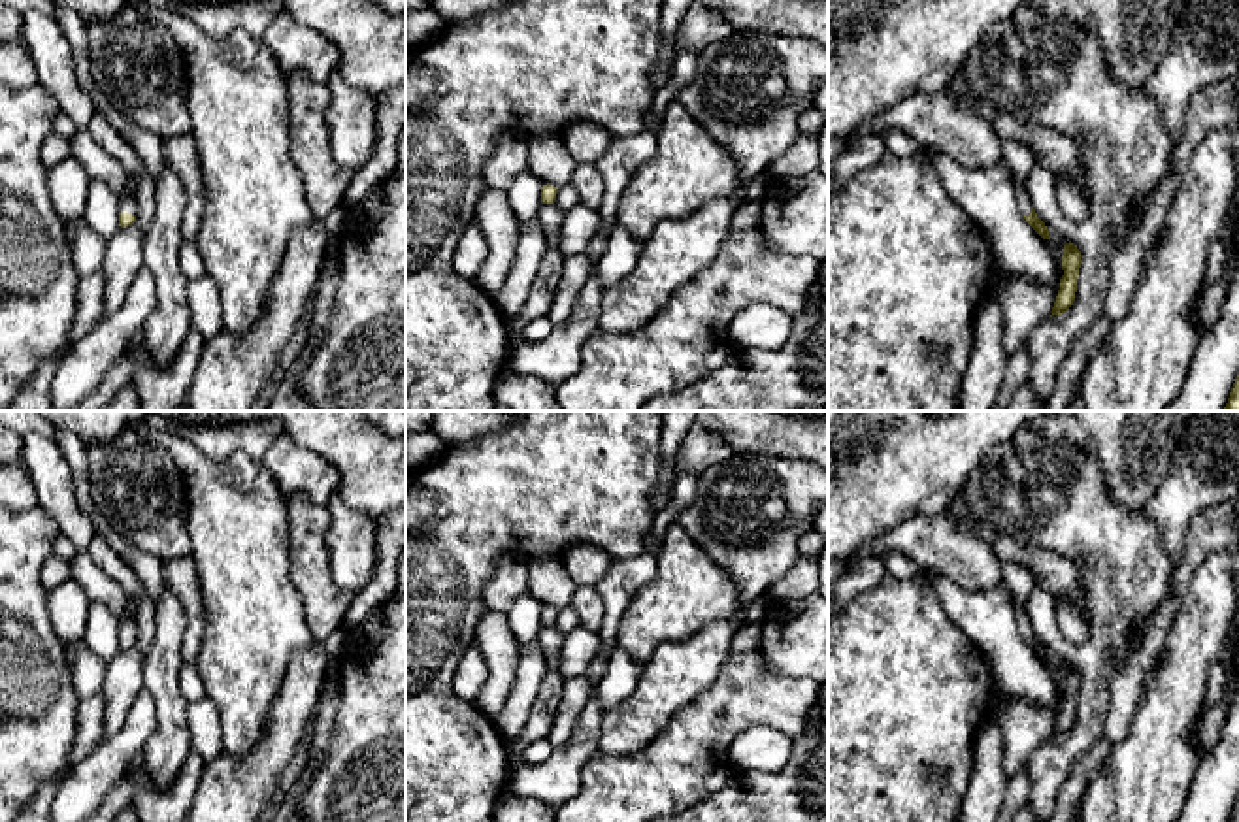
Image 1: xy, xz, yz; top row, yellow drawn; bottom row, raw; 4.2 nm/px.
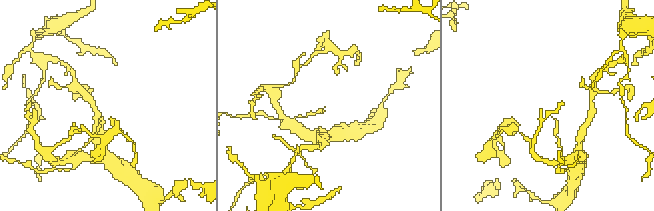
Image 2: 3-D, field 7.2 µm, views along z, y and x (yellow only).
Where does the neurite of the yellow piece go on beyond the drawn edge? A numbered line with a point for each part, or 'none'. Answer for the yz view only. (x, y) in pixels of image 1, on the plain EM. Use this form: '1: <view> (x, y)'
1: yz (1021, 613)

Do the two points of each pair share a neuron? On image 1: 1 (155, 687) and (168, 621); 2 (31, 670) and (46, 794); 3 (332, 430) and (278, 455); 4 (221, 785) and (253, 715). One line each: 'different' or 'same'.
1: same
2: different
3: different
4: different

